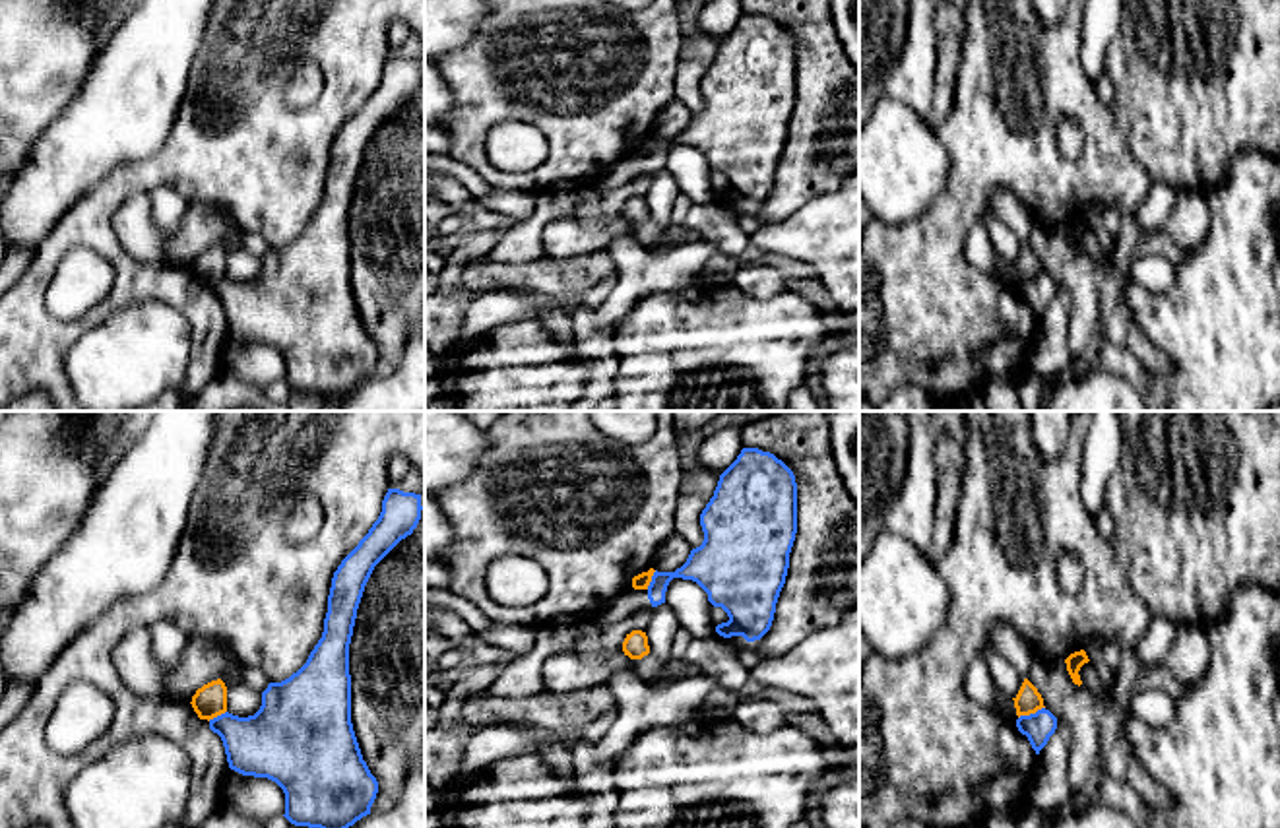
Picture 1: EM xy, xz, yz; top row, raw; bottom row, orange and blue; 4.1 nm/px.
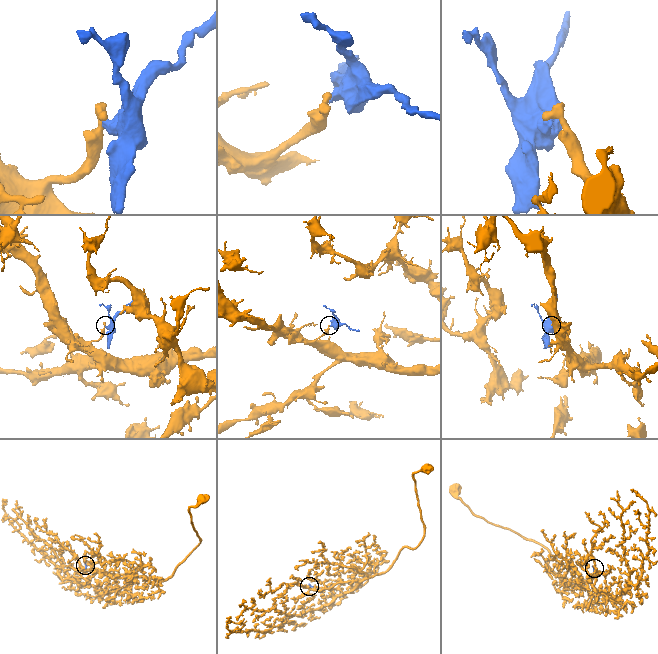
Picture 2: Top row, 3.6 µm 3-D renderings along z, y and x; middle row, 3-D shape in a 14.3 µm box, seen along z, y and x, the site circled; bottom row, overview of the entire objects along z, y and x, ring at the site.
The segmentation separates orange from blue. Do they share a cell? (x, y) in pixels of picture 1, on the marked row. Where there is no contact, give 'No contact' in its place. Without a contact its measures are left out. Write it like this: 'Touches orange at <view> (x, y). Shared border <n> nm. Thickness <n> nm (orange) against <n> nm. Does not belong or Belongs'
Touches orange at yz (1030, 712). Shared border 120 nm. Thickness 110 nm (orange) against 120 nm. Does not belong

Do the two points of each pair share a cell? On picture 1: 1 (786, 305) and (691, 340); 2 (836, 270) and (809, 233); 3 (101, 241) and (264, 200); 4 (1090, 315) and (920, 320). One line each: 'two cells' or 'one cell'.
1: one cell
2: one cell
3: one cell
4: two cells

